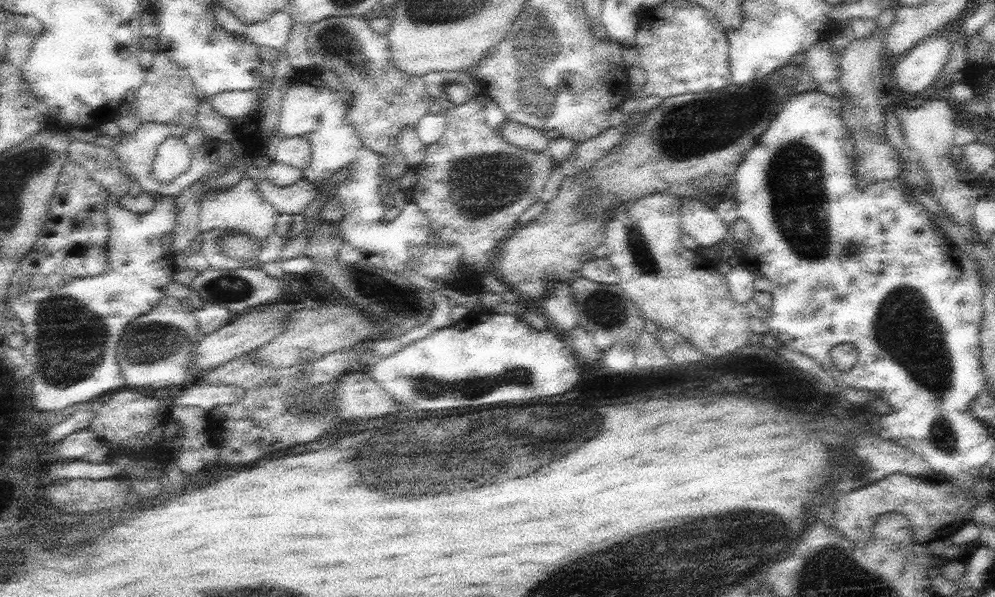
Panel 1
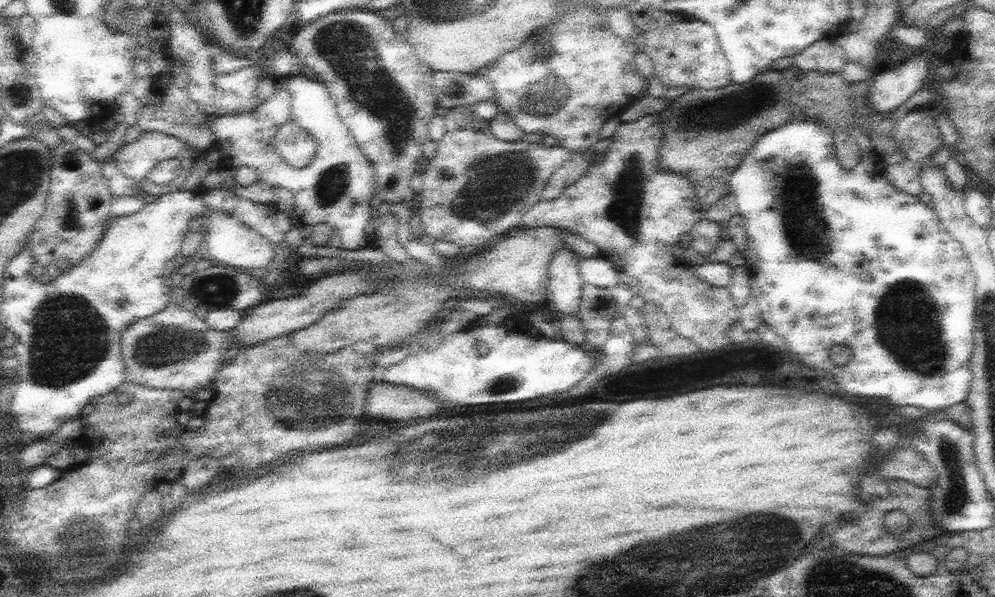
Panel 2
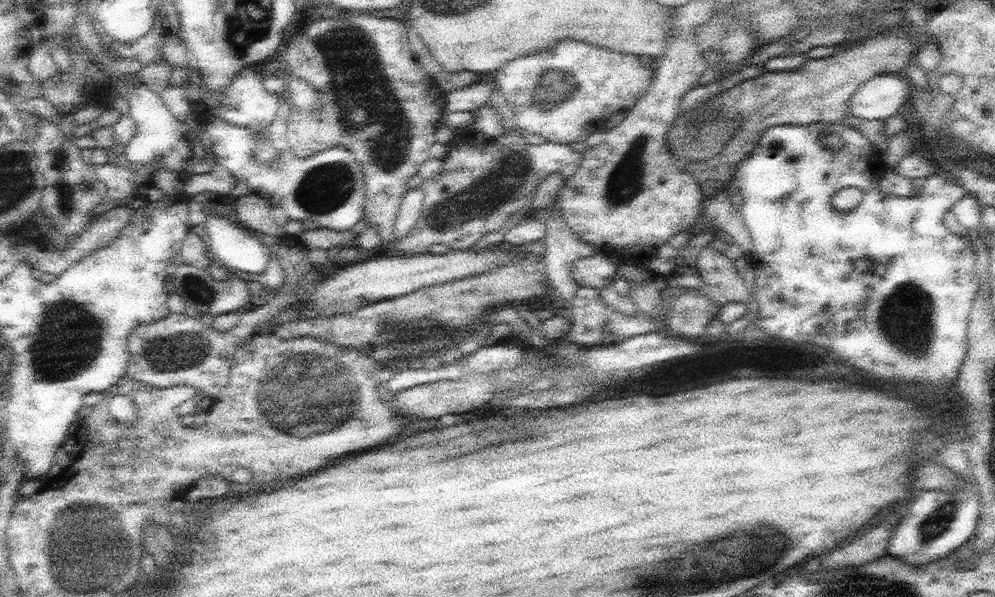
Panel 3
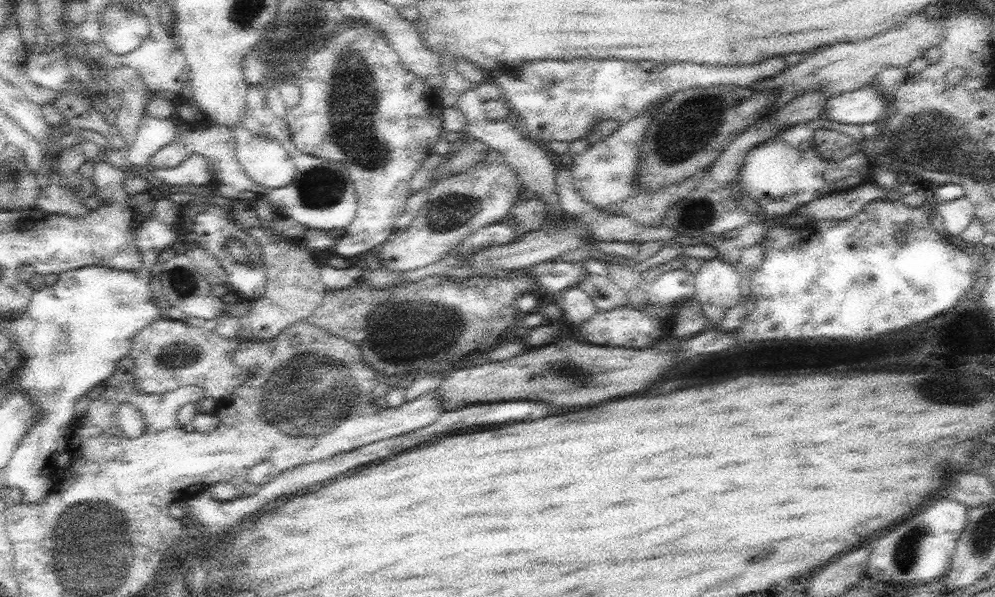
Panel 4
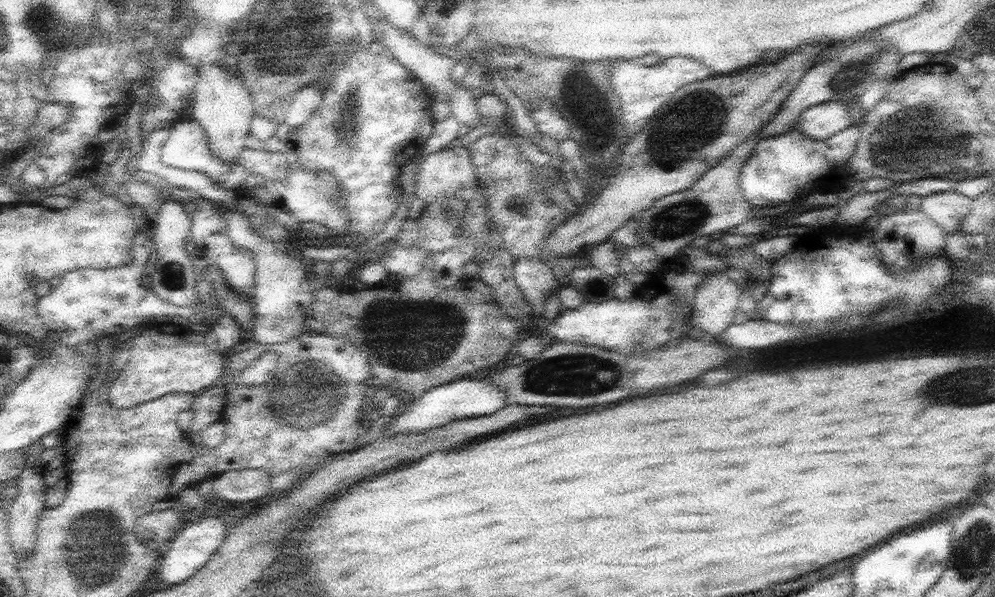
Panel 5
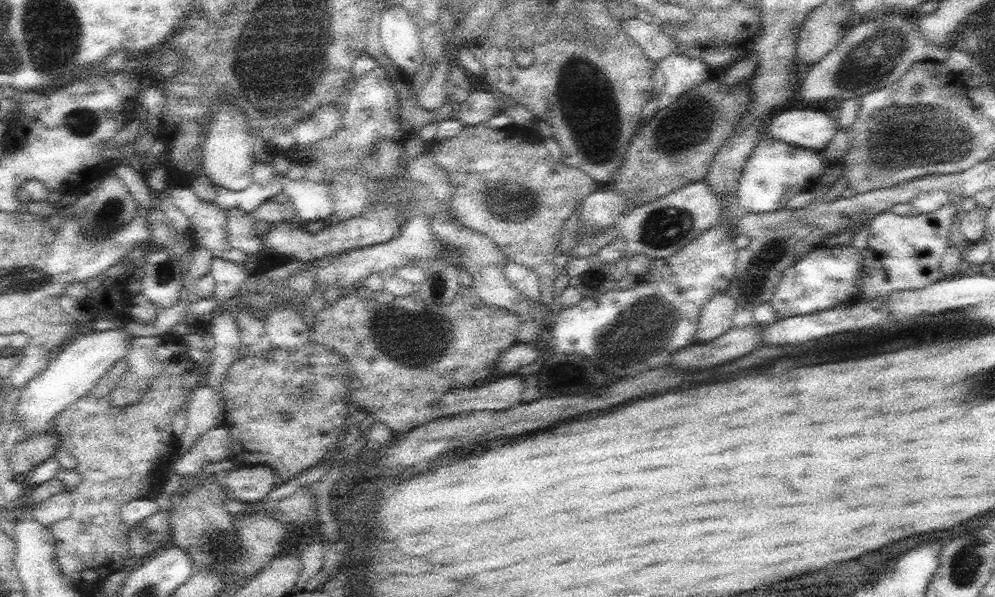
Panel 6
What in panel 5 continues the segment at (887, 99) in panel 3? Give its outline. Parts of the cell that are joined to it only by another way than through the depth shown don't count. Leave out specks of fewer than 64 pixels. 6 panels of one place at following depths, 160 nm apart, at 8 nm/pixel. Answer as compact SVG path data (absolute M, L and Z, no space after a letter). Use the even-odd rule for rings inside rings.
M836 100L810 107L800 113L793 128L812 140L828 140L853 123L849 103Z

